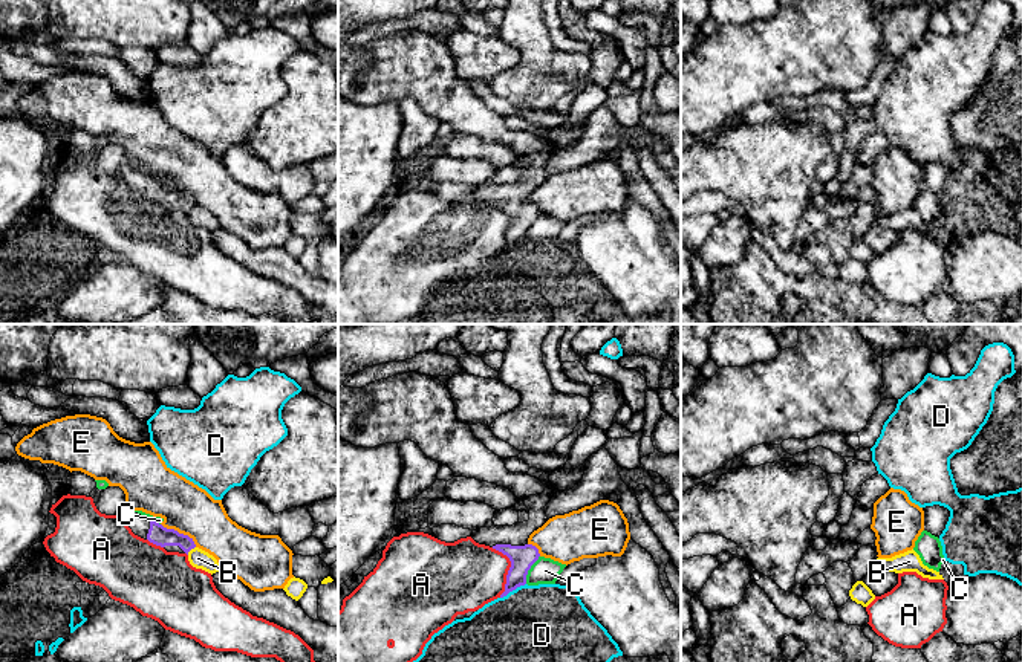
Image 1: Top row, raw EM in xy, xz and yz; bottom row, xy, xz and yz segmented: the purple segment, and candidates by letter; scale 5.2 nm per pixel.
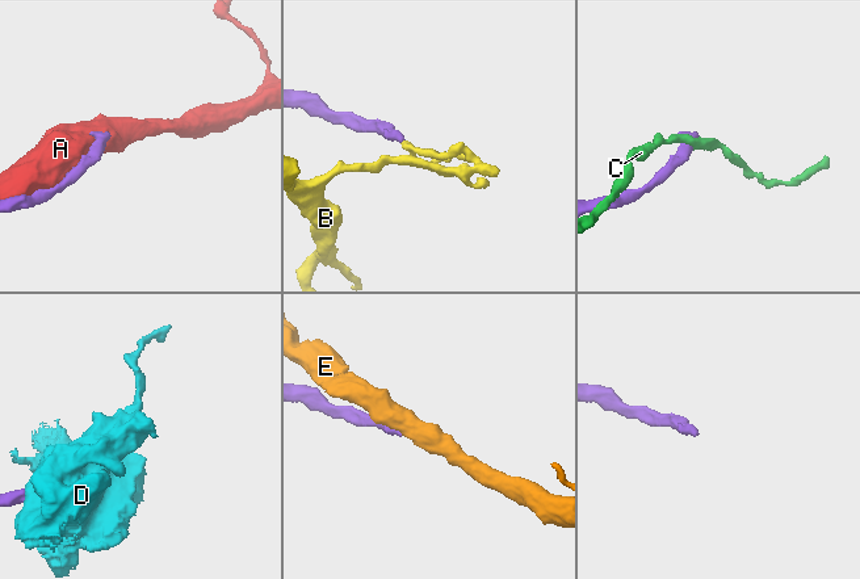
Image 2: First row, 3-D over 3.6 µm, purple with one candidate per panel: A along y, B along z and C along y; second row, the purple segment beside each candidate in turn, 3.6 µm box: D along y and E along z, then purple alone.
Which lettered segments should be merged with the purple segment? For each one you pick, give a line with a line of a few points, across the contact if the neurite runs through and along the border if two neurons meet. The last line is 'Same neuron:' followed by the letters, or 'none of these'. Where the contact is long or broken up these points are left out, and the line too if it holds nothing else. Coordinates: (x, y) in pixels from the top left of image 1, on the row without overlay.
Same neuron: none of these

